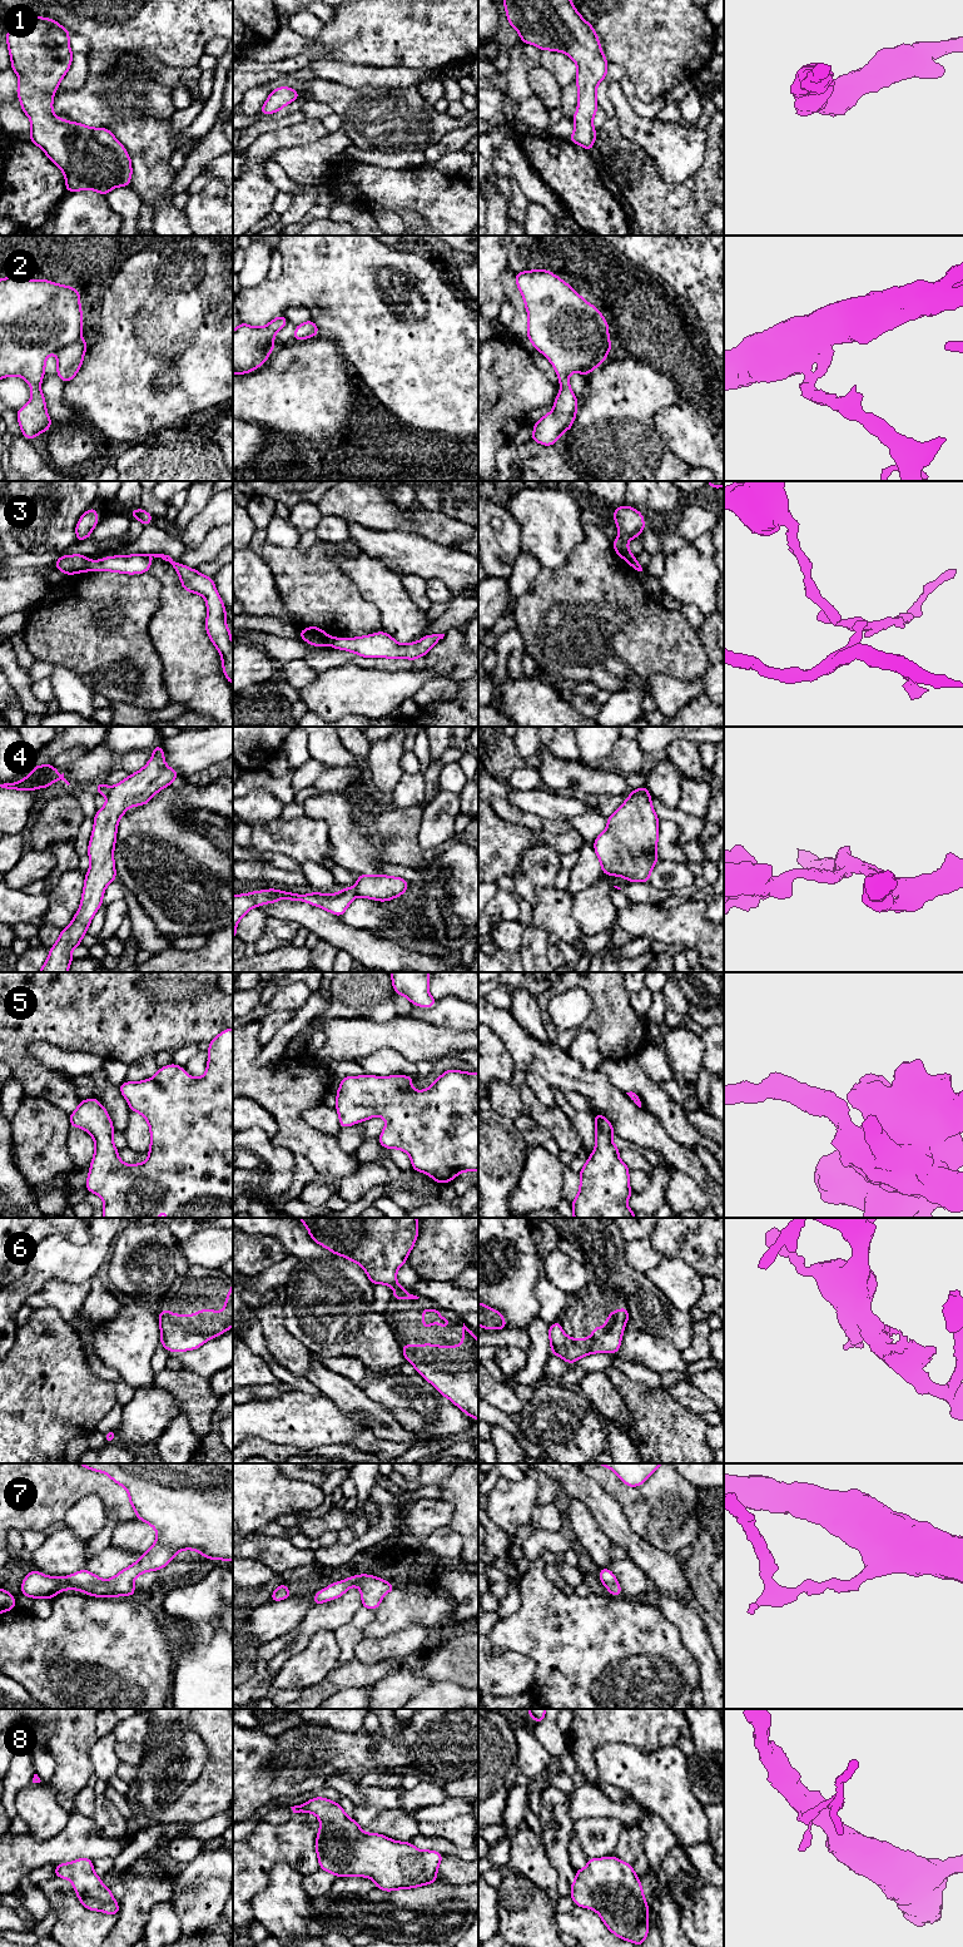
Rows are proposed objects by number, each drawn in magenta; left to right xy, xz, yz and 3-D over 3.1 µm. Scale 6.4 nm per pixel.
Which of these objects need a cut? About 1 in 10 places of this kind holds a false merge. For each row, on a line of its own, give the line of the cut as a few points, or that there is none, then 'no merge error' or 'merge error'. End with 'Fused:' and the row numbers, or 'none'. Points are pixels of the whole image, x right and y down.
1: no cut | no merge error
2: no cut | no merge error
3: xy (89, 563), (85, 570) | merge error
4: xy (110, 787), (105, 796) | merge error
5: no cut | no merge error
6: no cut | no merge error
7: no cut | no merge error
8: no cut | no merge error
Fused: 3, 4

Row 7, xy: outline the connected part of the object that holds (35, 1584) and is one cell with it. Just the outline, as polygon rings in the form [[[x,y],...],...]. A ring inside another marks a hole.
[[[80,1463],[81,1467],[108,1475],[129,1493],[129,1502],[136,1519],[155,1529],[158,1536],[153,1546],[139,1560],[114,1577],[104,1580],[88,1570],[64,1577],[53,1577],[30,1571],[21,1584],[21,1594],[28,1597],[53,1597],[63,1590],[80,1590],[95,1597],[135,1596],[134,1580],[147,1571],[165,1567],[180,1550],[195,1550],[208,1560],[233,1561],[233,1463]]]

